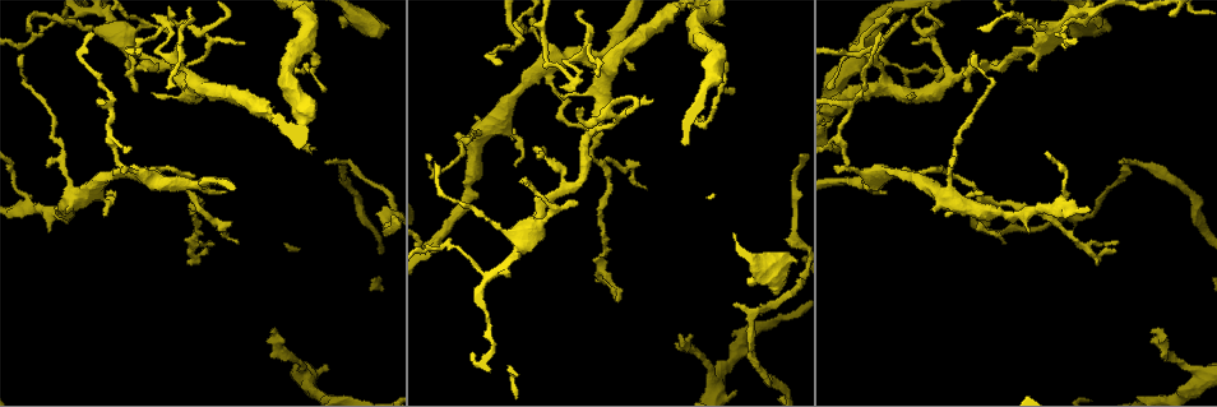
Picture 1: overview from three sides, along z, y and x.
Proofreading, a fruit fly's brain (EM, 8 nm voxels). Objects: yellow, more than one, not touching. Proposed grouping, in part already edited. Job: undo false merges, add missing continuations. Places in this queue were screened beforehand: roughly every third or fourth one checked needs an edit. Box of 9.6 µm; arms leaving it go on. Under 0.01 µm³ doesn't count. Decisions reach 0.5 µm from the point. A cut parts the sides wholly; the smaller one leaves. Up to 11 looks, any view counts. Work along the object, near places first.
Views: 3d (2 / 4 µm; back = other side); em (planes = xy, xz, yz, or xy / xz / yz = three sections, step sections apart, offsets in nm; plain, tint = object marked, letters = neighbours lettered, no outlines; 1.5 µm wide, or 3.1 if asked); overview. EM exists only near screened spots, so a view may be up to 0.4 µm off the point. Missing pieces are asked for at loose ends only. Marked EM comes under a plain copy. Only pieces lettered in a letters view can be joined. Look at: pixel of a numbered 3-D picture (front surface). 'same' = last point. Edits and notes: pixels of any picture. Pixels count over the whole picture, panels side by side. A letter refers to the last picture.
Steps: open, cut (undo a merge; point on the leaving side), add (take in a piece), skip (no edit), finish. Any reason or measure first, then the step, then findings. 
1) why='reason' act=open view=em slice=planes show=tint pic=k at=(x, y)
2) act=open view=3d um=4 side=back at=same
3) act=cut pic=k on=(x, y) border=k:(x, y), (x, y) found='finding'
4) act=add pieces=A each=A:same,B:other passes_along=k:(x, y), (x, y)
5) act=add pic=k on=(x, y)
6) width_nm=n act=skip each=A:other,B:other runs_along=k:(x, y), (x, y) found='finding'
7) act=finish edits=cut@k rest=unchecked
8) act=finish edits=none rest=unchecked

why='arms part here' act=open view=3d um=4 pic=1 at=(1059, 207)

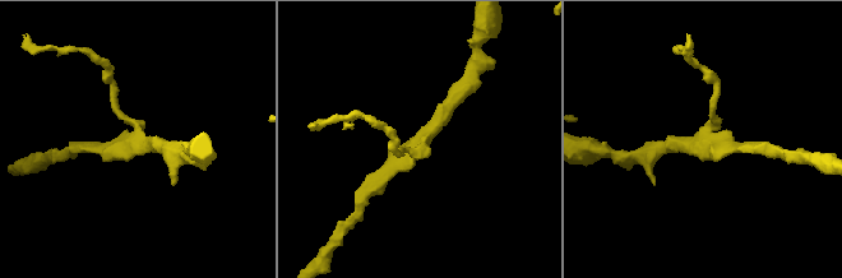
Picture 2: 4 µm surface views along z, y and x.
arms=3 act=open view=em slice=xz step=8 show=tint pic=2 at=(422, 140)

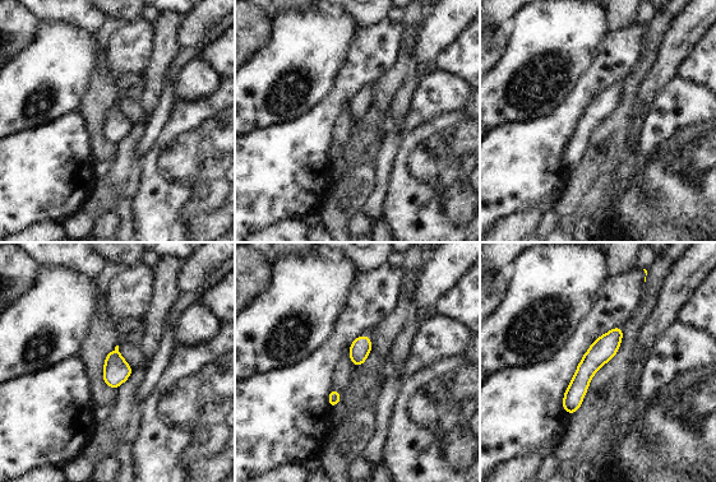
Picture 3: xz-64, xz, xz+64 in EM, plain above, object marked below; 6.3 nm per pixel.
why='another direction' act=open view=em slice=planes show=letters at=same

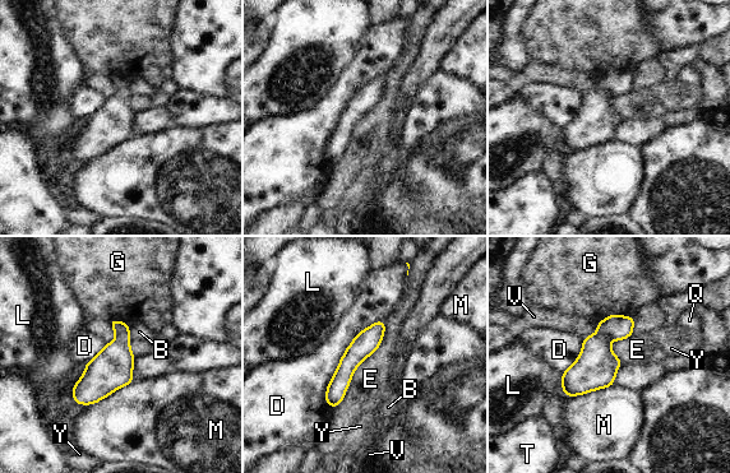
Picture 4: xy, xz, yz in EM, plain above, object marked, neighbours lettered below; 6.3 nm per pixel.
longest_contact=D:650nm act=skip each=B:other,D:other,E:other,G:other,L:other,M:other,Q:other,T:other,V:other,Y:other border=4:(383, 319), (346, 348), (329, 407) found='continuous, no second neuron'

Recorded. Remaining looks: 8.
why='four or more arms meet' act=open view=em slice=planes show=letters pic=1 at=(889, 172)

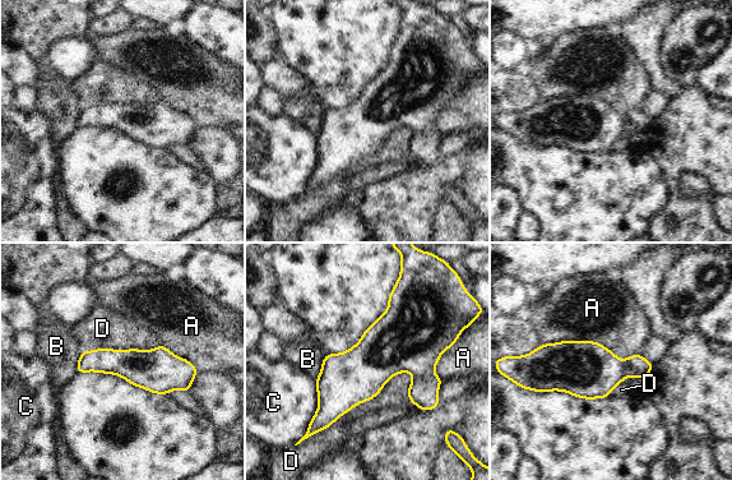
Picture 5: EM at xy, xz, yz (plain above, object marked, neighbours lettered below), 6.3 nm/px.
act=skip each=A:other,B:other,C:other,D:other runs_along=5:(79, 367), (123, 363), (193, 372) found='continuous, no second neuron'

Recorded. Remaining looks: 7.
why='branch stops here' act=open view=em slice=planes show=tint pic=1 at=(1036, 71)

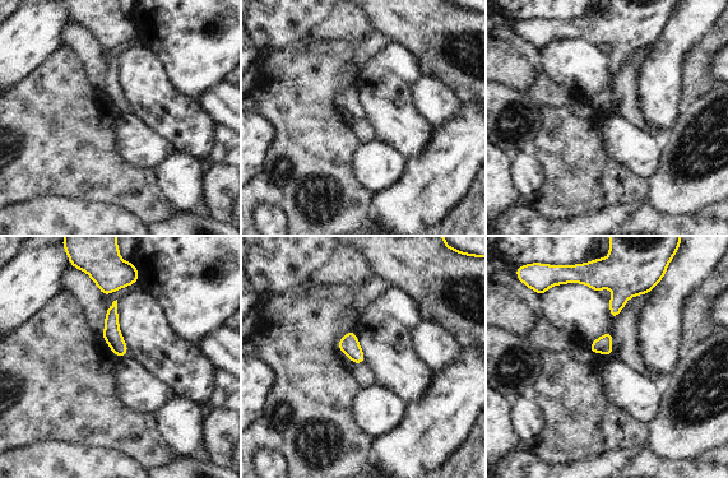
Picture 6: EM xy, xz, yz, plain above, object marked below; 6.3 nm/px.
act=open view=em slice=planes show=letters at=same

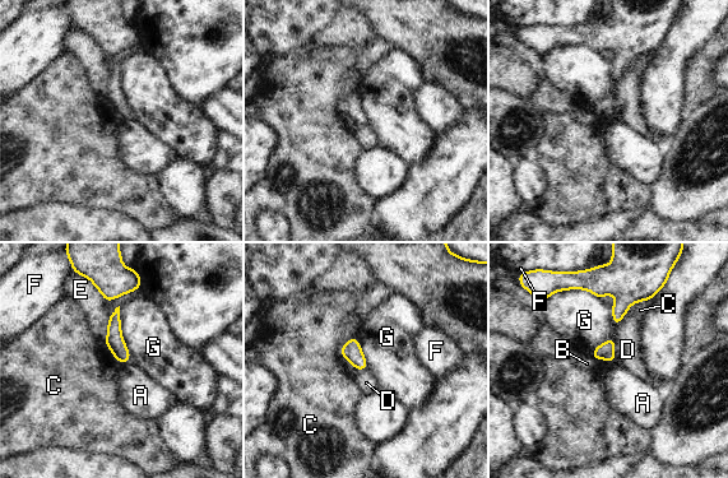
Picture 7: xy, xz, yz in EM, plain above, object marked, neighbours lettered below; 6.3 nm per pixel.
act=skip each=A:other,B:other,C:other,D:other,E:other,F:other,G:other found='none of them fits'

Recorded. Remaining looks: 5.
why='an open end' act=open view=em slice=planes show=letters pic=1 at=(27, 30)

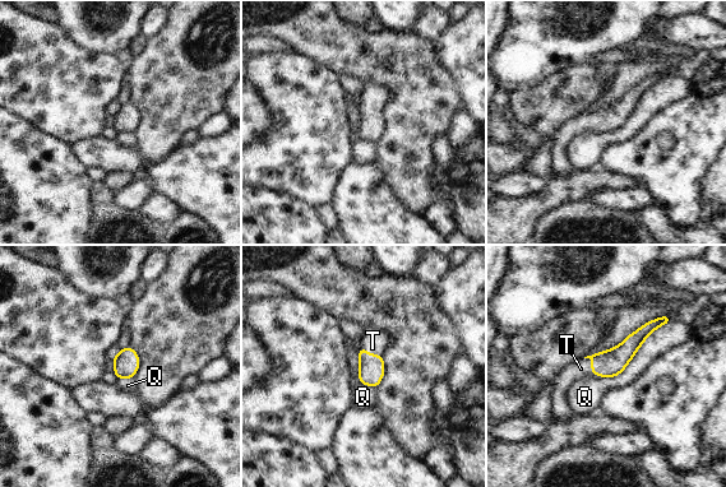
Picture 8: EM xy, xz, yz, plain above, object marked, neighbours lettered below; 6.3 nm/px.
width_nm=160 act=add pieces=T each=Q:other,T:same passes_along=8:(609, 363), (591, 370), (581, 369) found='the neuron continues'

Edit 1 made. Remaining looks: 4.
act=finish edits=add@8 rest=unchecked

